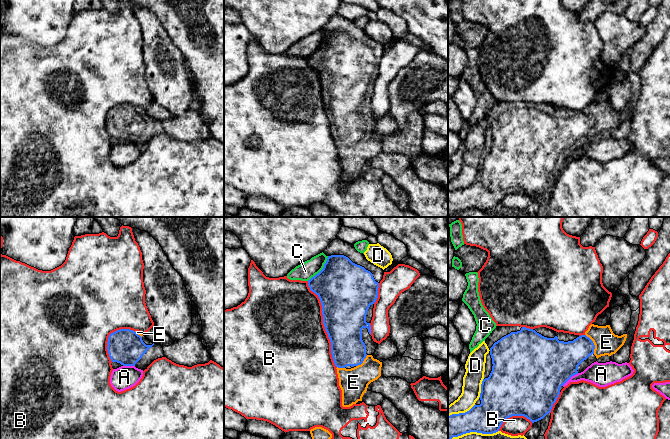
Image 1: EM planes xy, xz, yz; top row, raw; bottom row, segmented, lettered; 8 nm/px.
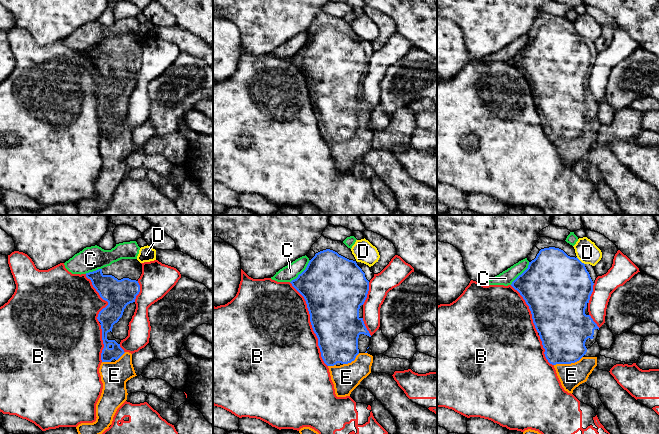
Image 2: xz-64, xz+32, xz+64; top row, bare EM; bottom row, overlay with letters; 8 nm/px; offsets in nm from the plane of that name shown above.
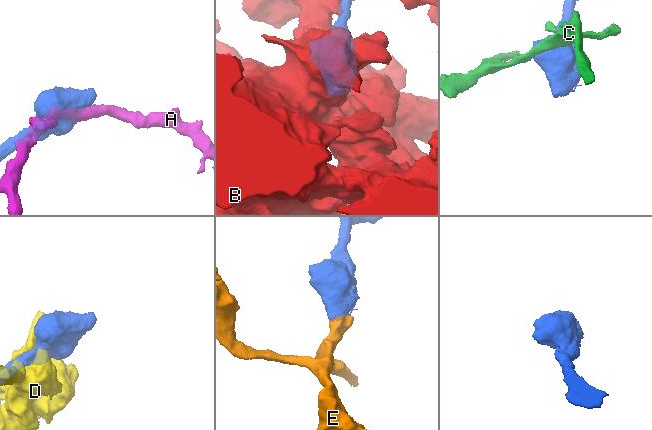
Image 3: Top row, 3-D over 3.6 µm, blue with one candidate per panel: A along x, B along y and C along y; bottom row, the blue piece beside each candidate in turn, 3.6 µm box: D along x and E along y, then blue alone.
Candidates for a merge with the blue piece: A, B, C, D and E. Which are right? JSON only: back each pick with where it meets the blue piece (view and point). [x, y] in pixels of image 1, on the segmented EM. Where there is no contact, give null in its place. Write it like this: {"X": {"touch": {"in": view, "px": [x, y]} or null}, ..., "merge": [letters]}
{"E": {"touch": {"in": "yz", "px": [593, 344]}}, "merge": ["E"]}

